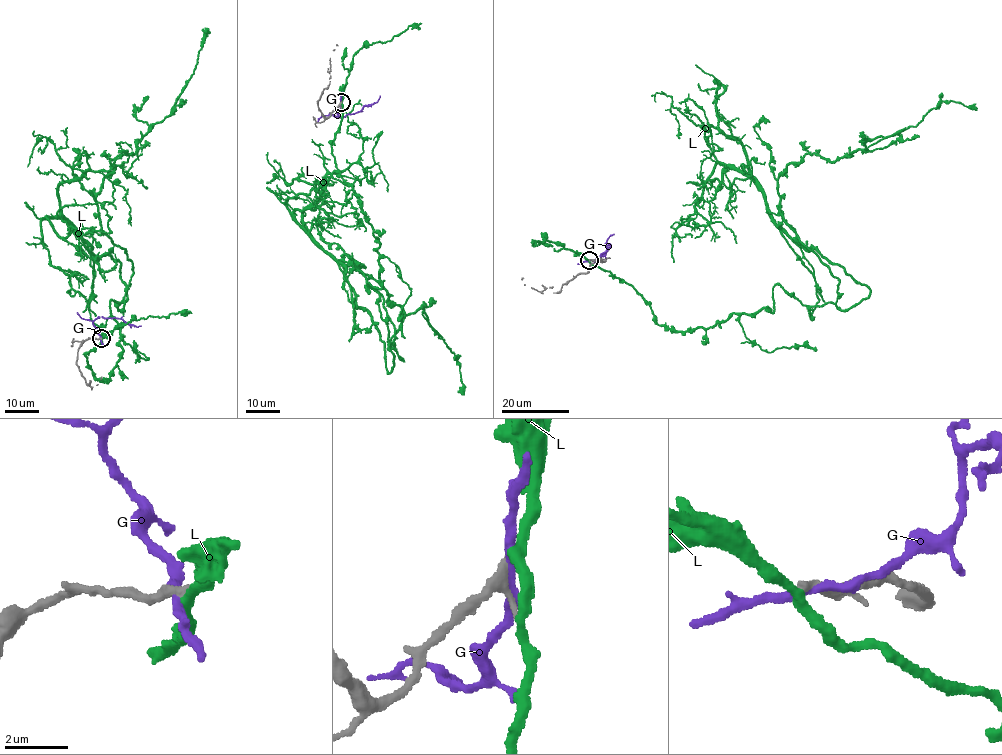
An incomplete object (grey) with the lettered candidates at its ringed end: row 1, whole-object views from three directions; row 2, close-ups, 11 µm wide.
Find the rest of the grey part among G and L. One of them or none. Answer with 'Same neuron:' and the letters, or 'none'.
Same neuron: none

